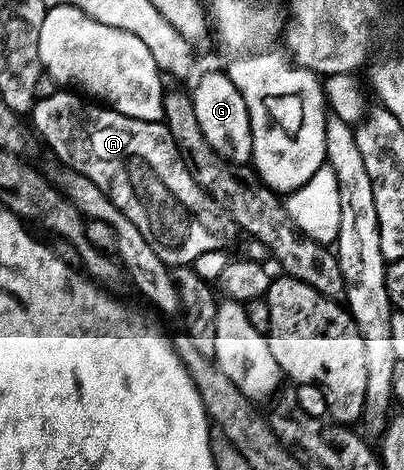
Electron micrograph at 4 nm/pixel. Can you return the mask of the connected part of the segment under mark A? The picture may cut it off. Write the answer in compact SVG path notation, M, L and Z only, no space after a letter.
M66 88L43 93L35 101L28 118L34 121L34 130L46 141L47 148L63 162L61 165L96 184L96 188L106 194L120 213L132 220L132 224L136 224L140 236L152 244L152 252L156 252L156 256L160 256L166 266L173 268L191 265L204 252L225 251L228 247L226 245L234 237L239 237L238 226L230 215L219 208L216 200L212 200L212 196L208 196L200 184L196 184L165 121L149 122L129 118L111 110L109 105L87 100L81 93Z

